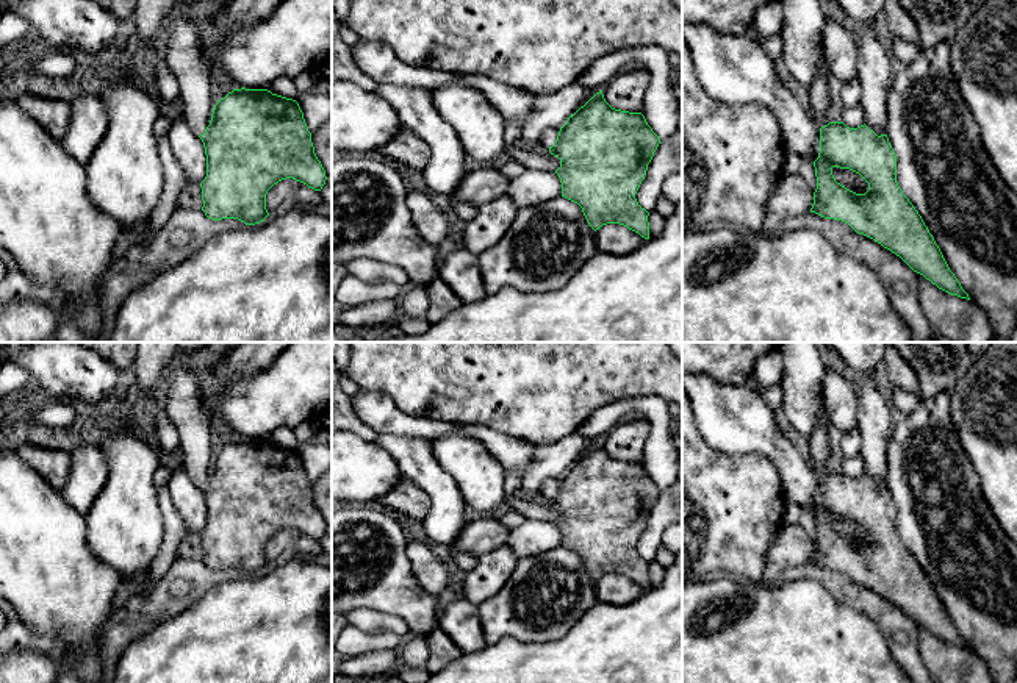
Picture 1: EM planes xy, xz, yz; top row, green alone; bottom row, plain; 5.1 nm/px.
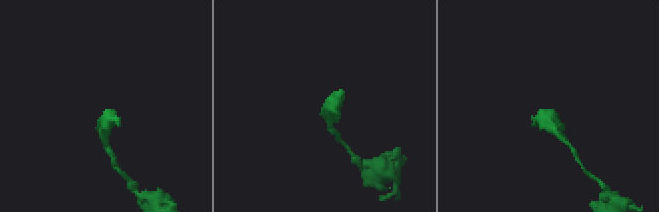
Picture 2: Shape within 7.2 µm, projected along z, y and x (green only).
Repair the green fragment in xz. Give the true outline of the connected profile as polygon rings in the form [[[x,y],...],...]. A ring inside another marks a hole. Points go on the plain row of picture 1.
[[[599,441],[562,478],[543,481],[540,494],[560,510],[555,524],[562,533],[562,547],[582,558],[595,581],[607,574],[620,574],[649,589],[649,563],[638,555],[635,544],[660,489],[641,463],[612,458]]]

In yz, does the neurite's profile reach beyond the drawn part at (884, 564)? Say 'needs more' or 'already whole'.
needs more

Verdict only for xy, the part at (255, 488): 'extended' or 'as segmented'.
extended

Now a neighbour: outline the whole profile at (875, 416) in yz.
[[[882,369],[867,370],[859,377],[859,383],[862,384],[857,392],[861,456],[864,458],[865,475],[881,486],[886,485],[887,449],[897,414],[887,397]]]

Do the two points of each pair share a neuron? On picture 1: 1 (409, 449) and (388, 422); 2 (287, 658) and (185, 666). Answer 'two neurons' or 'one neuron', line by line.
1: two neurons
2: one neuron

